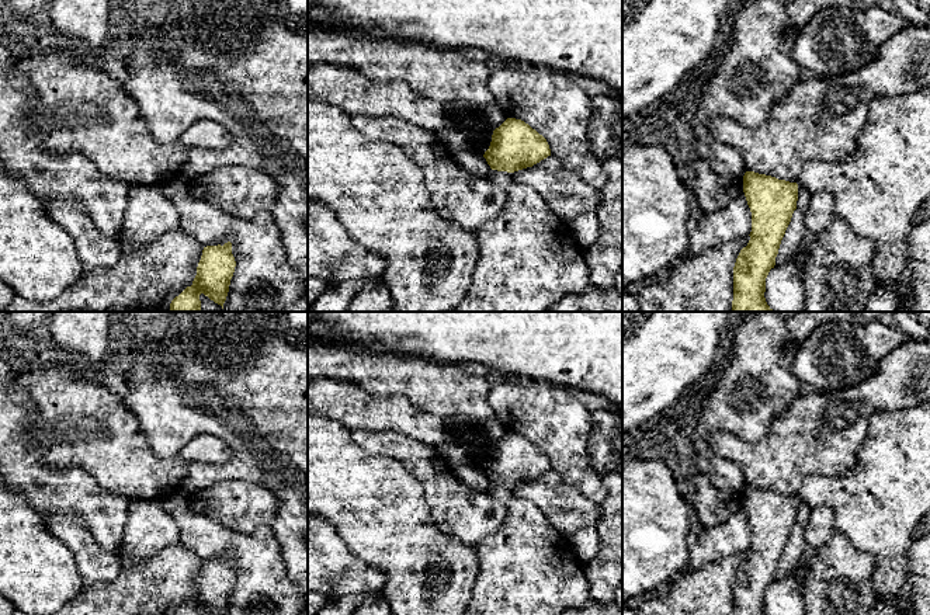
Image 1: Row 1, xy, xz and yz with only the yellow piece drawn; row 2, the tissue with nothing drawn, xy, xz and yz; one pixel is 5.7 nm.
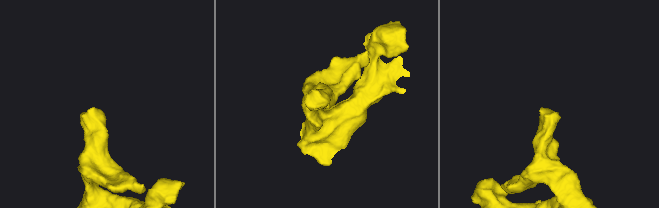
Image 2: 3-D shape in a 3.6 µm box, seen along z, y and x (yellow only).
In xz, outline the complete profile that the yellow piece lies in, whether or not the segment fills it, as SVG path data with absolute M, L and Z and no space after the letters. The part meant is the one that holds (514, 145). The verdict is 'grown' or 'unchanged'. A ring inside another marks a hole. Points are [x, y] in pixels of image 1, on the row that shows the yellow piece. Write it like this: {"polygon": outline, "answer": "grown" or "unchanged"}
{"polygon": "M507 118L493 131L483 157L492 170L514 173L551 156L546 139L521 119Z", "answer": "unchanged"}

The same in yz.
{"polygon": "M746 171L743 192L752 212L752 232L733 267L732 312L774 312L764 298L766 278L797 209L798 184Z", "answer": "unchanged"}

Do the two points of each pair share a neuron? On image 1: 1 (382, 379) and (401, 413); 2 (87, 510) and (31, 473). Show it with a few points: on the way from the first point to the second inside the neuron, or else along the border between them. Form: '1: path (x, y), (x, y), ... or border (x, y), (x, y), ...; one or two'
1: border (358, 385), (374, 395), (405, 395), (420, 409); two
2: path (73, 496), (56, 486), (51, 486), (45, 480); one

